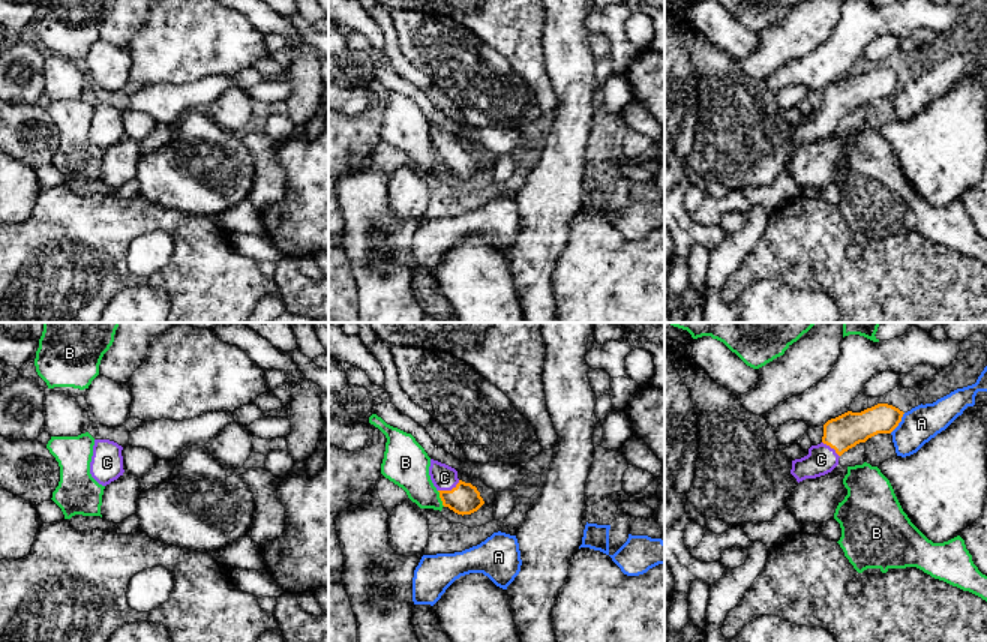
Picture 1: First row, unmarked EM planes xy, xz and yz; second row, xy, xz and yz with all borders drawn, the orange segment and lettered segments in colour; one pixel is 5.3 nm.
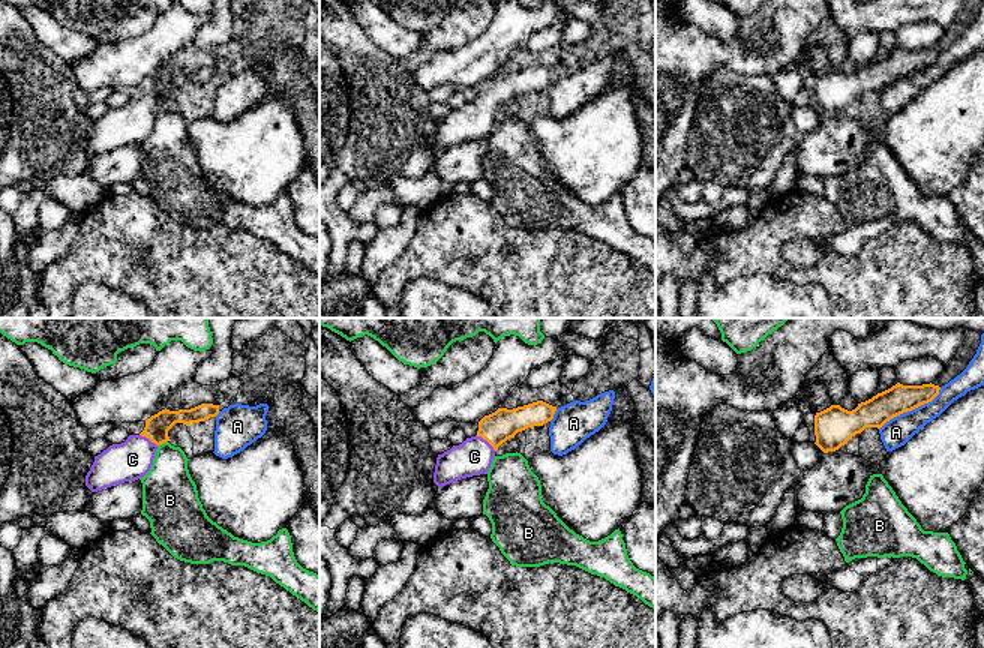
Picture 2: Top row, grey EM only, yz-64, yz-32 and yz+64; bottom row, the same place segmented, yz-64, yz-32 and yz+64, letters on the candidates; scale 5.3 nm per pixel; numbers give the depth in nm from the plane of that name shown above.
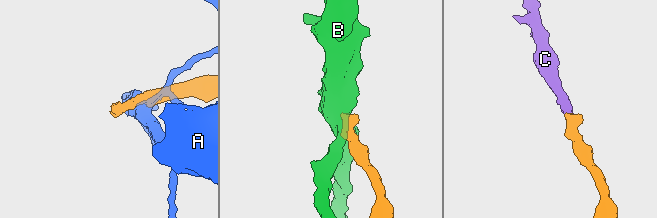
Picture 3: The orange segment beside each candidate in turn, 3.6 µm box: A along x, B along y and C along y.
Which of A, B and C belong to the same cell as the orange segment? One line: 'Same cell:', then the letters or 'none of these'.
Same cell: C

